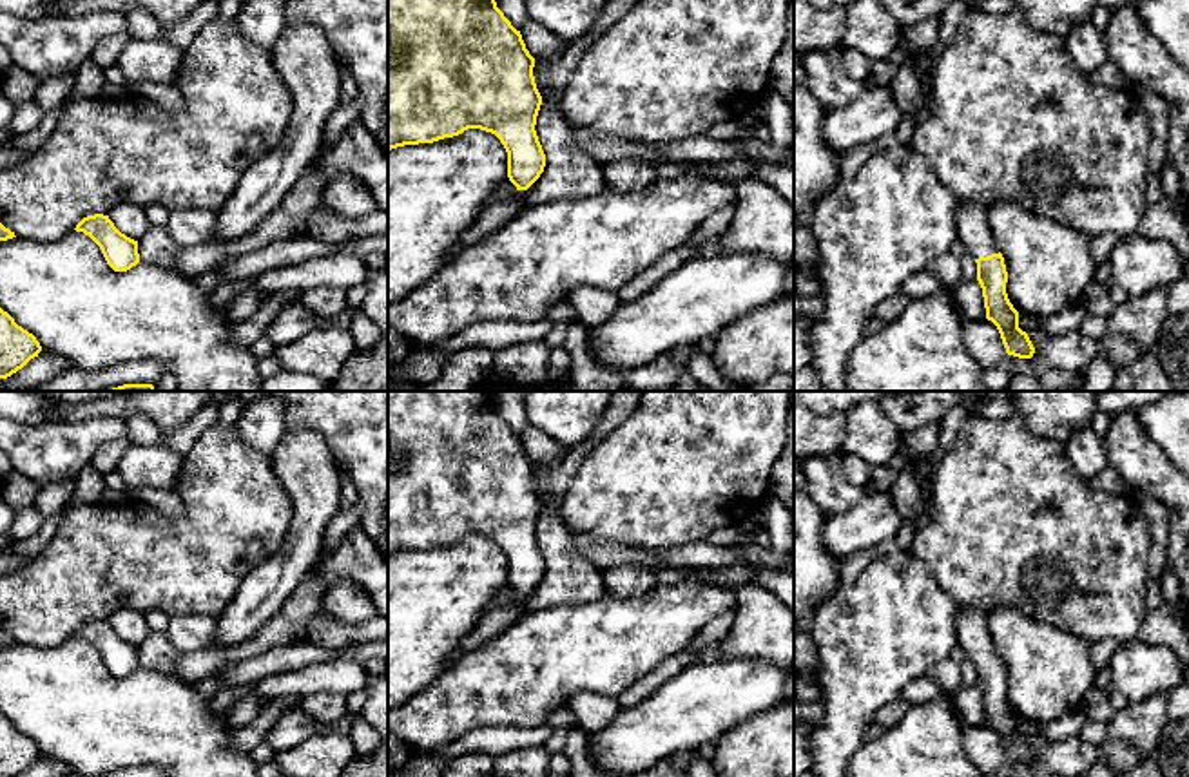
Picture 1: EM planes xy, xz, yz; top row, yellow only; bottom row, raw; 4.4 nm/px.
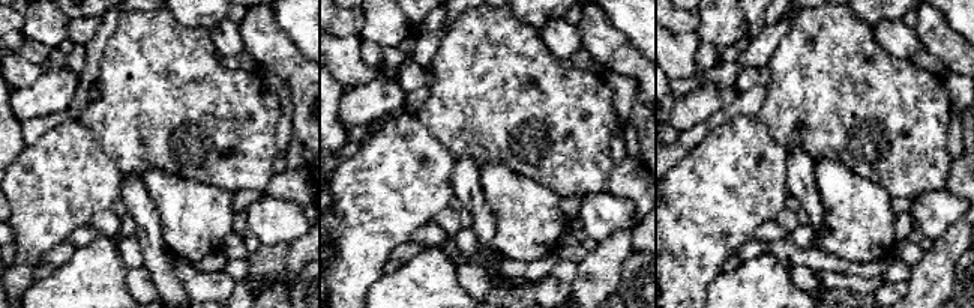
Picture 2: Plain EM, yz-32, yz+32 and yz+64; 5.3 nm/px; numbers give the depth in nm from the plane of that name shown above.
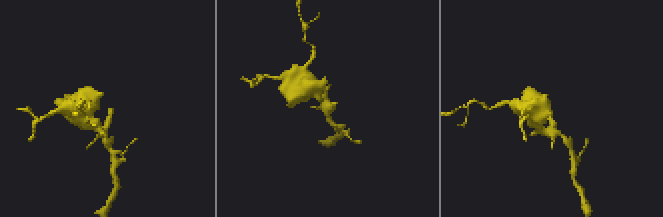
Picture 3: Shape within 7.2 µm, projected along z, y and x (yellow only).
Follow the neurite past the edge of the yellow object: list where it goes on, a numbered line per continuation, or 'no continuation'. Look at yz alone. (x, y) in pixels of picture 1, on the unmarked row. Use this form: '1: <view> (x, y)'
1: yz (974, 638)

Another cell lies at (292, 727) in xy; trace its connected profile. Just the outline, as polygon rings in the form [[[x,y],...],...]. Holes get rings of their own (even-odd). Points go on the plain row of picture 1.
[[[285,710],[276,724],[266,734],[266,743],[276,752],[286,752],[323,730],[319,723],[312,721],[301,710]]]

